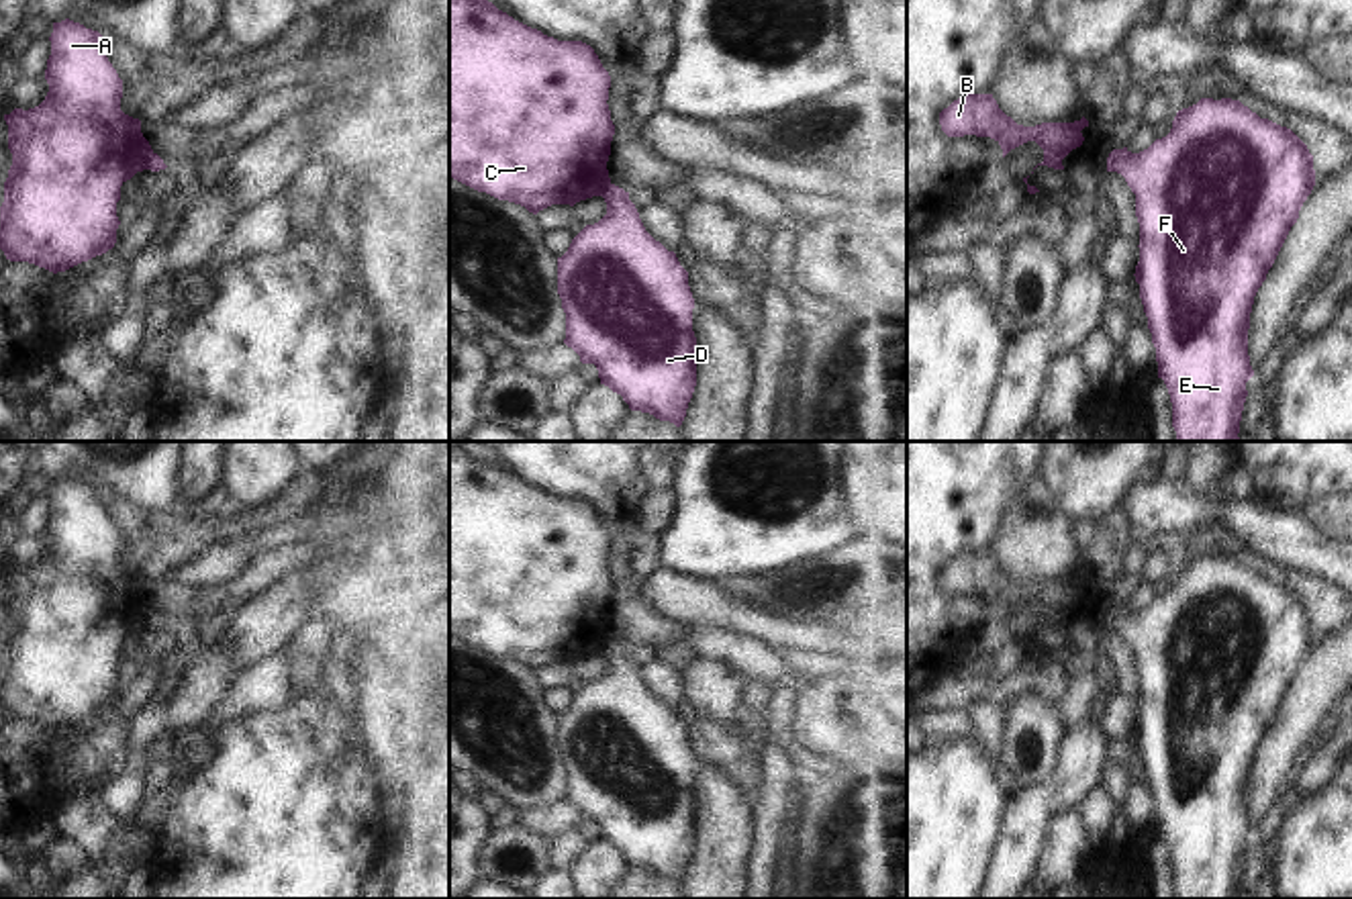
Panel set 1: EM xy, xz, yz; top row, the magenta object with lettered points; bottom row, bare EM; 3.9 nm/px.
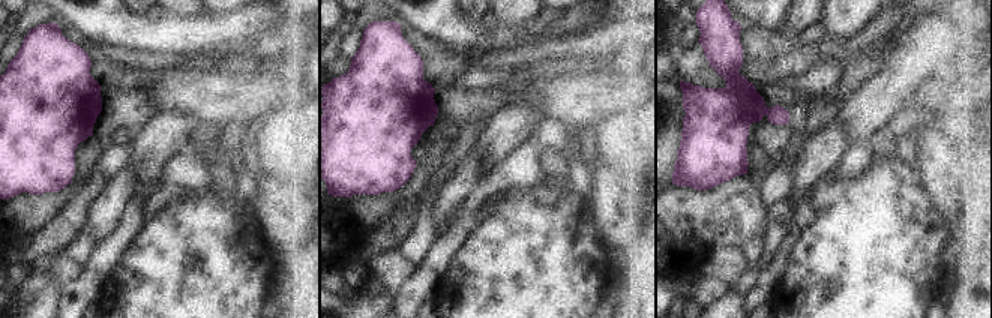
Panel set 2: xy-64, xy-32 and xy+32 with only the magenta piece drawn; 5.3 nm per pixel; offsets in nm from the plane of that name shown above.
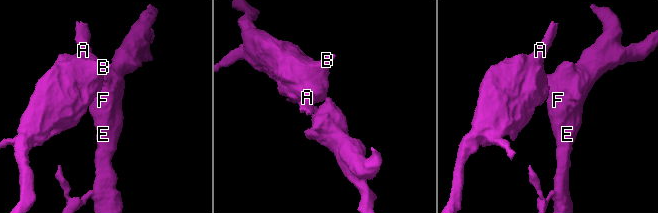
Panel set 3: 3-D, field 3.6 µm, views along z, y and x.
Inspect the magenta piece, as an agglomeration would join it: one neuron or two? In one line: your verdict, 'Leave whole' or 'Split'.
Split.

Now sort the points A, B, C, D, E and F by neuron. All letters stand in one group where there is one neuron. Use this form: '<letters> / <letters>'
A B C / D E F

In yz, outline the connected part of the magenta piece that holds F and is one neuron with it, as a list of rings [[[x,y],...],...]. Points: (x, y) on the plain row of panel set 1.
[[[1201,556],[1178,568],[1170,590],[1148,607],[1113,607],[1107,629],[1121,631],[1136,652],[1140,719],[1133,734],[1156,805],[1158,836],[1170,852],[1176,899],[1240,899],[1246,840],[1254,834],[1248,813],[1254,754],[1315,644],[1313,613],[1291,586],[1260,576],[1240,558]]]

